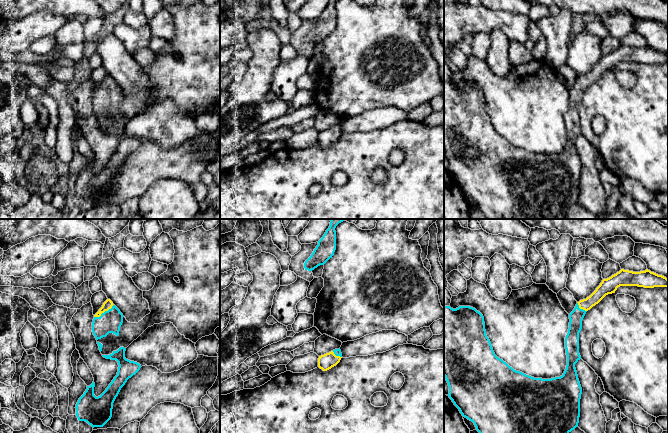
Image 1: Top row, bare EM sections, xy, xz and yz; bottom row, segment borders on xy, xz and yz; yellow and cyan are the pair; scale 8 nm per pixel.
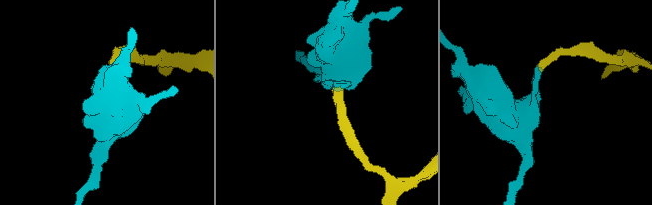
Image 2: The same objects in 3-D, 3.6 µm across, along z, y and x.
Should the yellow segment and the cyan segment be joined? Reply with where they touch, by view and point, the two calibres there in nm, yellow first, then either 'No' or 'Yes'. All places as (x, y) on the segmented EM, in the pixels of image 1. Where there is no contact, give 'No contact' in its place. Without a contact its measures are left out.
Touches yellow at xy (104, 311). Thickness 70 nm (yellow) against 180 nm. Yes

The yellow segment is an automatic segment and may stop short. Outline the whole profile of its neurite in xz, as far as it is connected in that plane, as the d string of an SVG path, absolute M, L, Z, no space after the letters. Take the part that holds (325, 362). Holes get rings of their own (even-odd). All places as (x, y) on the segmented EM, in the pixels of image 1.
M340 348L335 349L329 353L319 356L318 367L323 371L327 371L332 367L336 366L342 358L342 353Z

